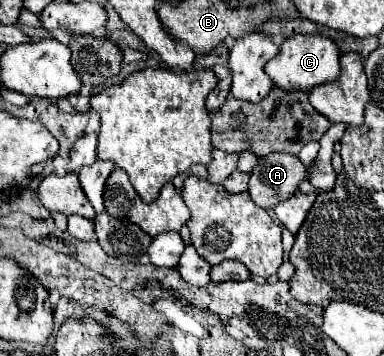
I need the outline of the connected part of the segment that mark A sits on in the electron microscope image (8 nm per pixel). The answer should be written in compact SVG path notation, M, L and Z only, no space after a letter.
M270 153L250 171L248 193L252 201L264 211L272 211L298 191L302 179L310 179L314 165L304 165L298 155Z

